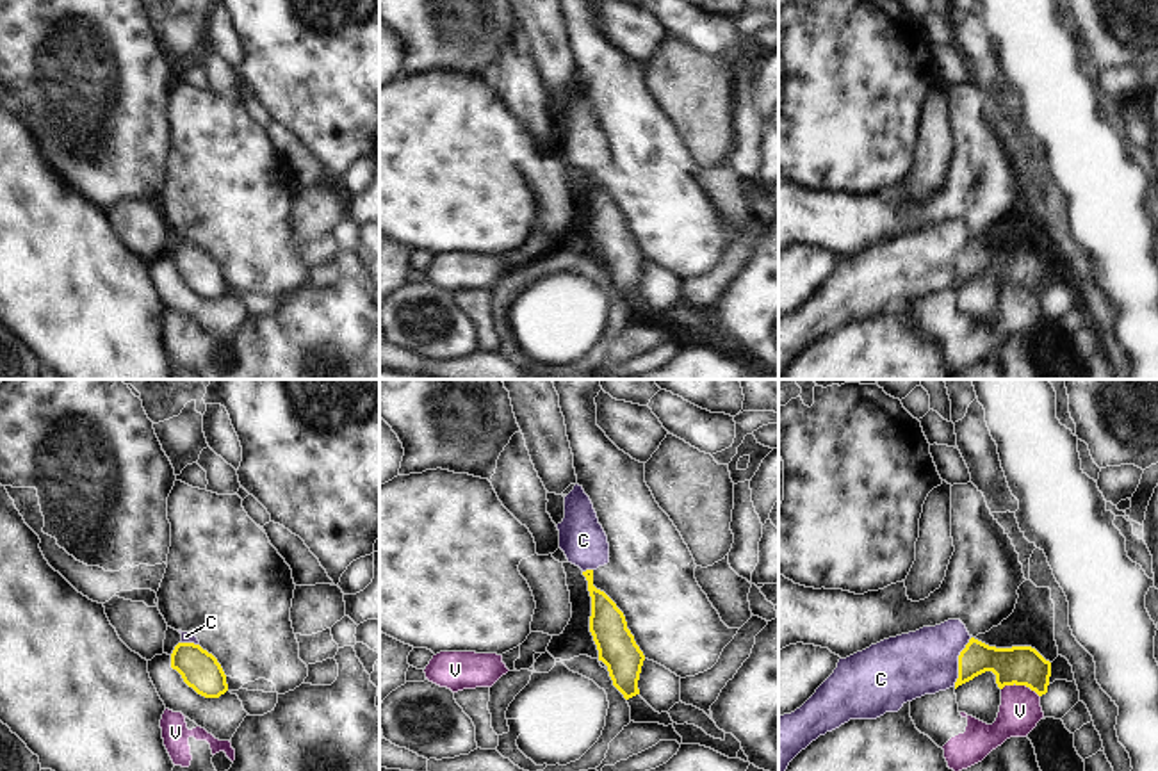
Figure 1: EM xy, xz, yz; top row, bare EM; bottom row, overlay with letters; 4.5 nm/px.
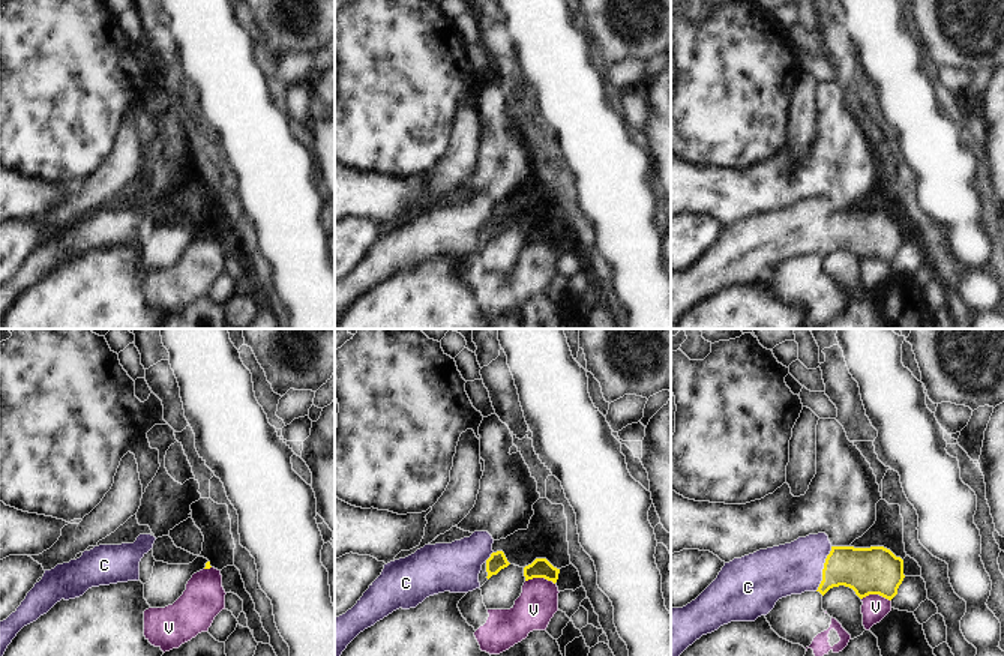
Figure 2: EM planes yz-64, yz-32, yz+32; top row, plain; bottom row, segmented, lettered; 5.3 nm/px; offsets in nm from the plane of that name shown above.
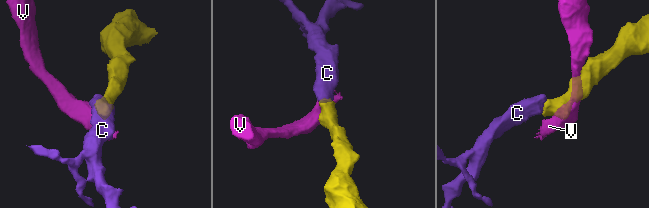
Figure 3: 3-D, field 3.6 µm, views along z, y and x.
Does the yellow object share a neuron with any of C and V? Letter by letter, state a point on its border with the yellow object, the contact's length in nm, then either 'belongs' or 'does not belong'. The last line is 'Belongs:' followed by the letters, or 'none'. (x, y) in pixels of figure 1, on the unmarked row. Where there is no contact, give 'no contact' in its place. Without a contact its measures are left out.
C: meets yellow in yz at (959, 264); contact 240 nm long; belongs
V: meets yellow in yz at (1021, 285); contact 180 nm long; does not belong
Belongs: C

